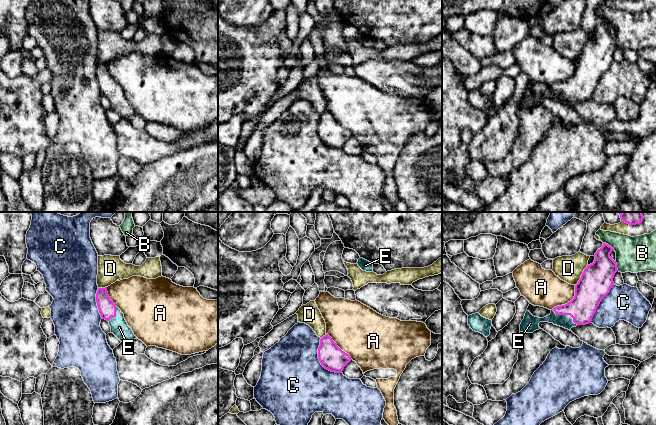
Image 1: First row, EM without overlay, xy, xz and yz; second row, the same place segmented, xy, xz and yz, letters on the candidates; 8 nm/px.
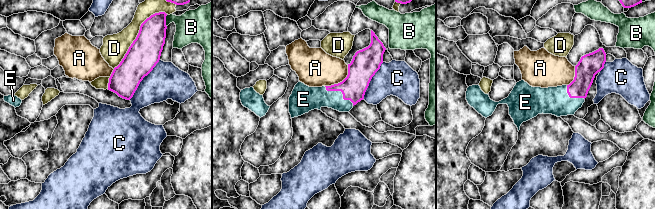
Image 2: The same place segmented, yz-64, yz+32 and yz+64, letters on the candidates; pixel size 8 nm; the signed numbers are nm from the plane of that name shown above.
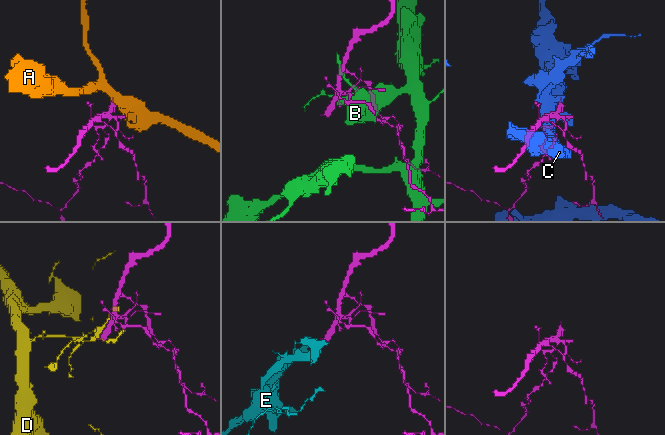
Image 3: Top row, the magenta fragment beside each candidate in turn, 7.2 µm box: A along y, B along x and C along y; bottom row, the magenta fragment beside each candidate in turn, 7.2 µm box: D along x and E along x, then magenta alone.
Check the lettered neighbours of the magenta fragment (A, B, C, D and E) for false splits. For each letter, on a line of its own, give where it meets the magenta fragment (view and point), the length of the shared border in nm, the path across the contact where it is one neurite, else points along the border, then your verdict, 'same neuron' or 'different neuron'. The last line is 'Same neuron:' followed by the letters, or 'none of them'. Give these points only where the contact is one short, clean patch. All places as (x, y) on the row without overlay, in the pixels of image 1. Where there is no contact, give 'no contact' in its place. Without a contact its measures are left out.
A: meets magenta in yz at (568, 78); contact 280 nm long; border along yz (575, 61), (575, 71), (566, 79), (554, 82), (551, 85); different neuron
B: meets magenta in yz at (608, 21); contact 110 nm long; different neuron
C: meets magenta in xz at (319, 136); contact 340 nm long; different neuron
D: meets magenta in yz at (581, 51); contact 200 nm long; different neuron
E: meets magenta in yz at (565, 90); contact 240 nm long; runs through yz (588, 69), (565, 90), (566, 97); same neuron
Same neuron: E

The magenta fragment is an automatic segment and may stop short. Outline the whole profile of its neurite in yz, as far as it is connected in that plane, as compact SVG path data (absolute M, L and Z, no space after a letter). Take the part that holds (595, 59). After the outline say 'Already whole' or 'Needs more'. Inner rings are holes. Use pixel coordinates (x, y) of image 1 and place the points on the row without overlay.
M606 19L595 29L595 36L584 45L575 61L574 74L565 81L554 83L551 89L539 94L526 87L520 100L520 108L533 109L541 105L540 98L549 98L571 107L577 101L591 99L602 75L614 61L613 54L618 47L617 39L610 33L614 25Z. Needs more

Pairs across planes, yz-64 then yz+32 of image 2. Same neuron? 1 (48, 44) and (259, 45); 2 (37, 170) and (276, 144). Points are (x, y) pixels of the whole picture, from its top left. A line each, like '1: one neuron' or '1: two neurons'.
1: two neurons
2: two neurons

